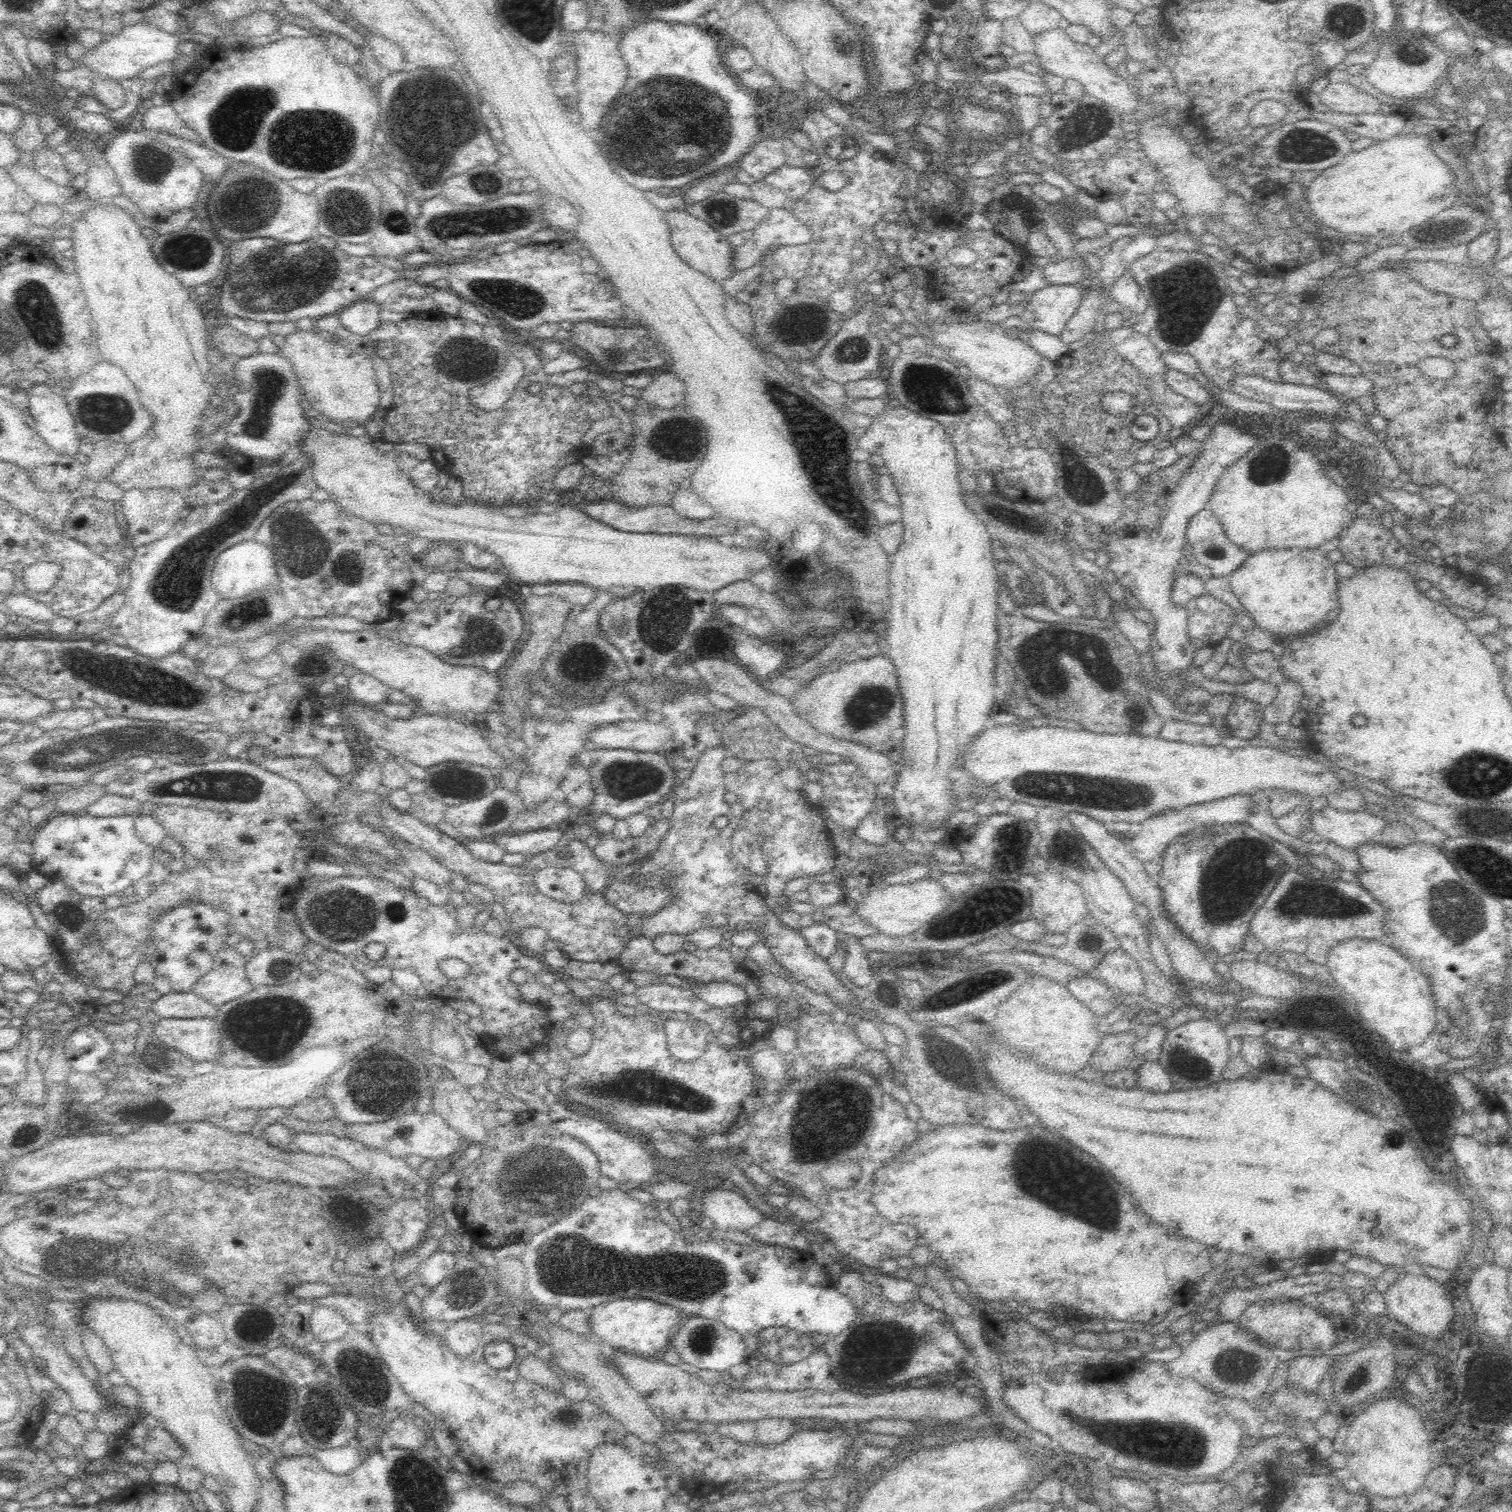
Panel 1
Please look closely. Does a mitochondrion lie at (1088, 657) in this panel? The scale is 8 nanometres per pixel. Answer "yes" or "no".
yes

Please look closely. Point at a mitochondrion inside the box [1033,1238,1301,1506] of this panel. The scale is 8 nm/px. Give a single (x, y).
(1177, 1445)

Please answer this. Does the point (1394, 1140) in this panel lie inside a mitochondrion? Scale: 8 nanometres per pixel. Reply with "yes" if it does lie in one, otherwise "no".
no

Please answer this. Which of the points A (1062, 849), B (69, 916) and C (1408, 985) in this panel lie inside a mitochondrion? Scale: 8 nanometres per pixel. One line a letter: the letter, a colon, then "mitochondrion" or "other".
A: mitochondrion
B: mitochondrion
C: other

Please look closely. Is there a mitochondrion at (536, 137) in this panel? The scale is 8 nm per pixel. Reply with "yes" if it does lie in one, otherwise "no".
no

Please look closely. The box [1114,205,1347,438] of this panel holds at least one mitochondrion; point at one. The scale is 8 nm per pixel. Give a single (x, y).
(1185, 318)

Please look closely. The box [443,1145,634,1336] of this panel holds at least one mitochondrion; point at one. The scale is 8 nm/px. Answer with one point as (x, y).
(462, 1293)

